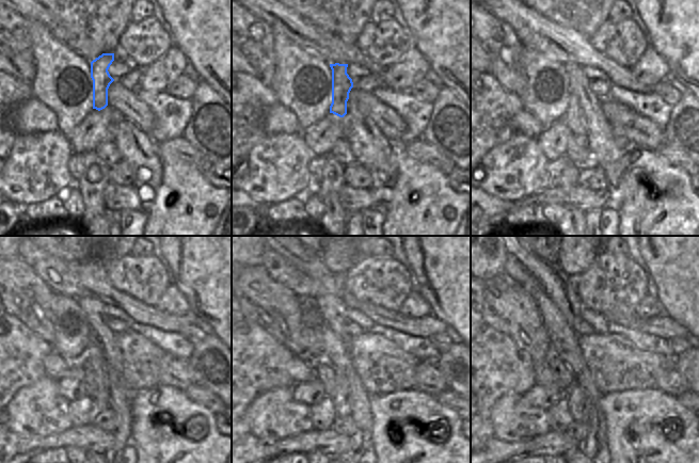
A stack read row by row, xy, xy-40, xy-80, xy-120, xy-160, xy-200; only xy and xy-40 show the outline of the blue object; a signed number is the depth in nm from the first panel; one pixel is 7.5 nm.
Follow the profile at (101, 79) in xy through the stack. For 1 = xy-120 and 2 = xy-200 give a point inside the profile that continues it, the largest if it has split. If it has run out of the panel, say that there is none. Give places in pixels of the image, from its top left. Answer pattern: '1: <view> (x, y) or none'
1: xy-120 (93, 356)
2: xy-200 (578, 402)

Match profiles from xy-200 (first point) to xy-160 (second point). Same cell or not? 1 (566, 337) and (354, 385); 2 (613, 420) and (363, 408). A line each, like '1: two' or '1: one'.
1: one
2: two

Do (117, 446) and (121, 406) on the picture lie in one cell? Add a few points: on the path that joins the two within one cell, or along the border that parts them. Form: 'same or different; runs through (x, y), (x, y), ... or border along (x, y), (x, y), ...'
same; runs through (122, 436), (124, 433), (124, 416)

